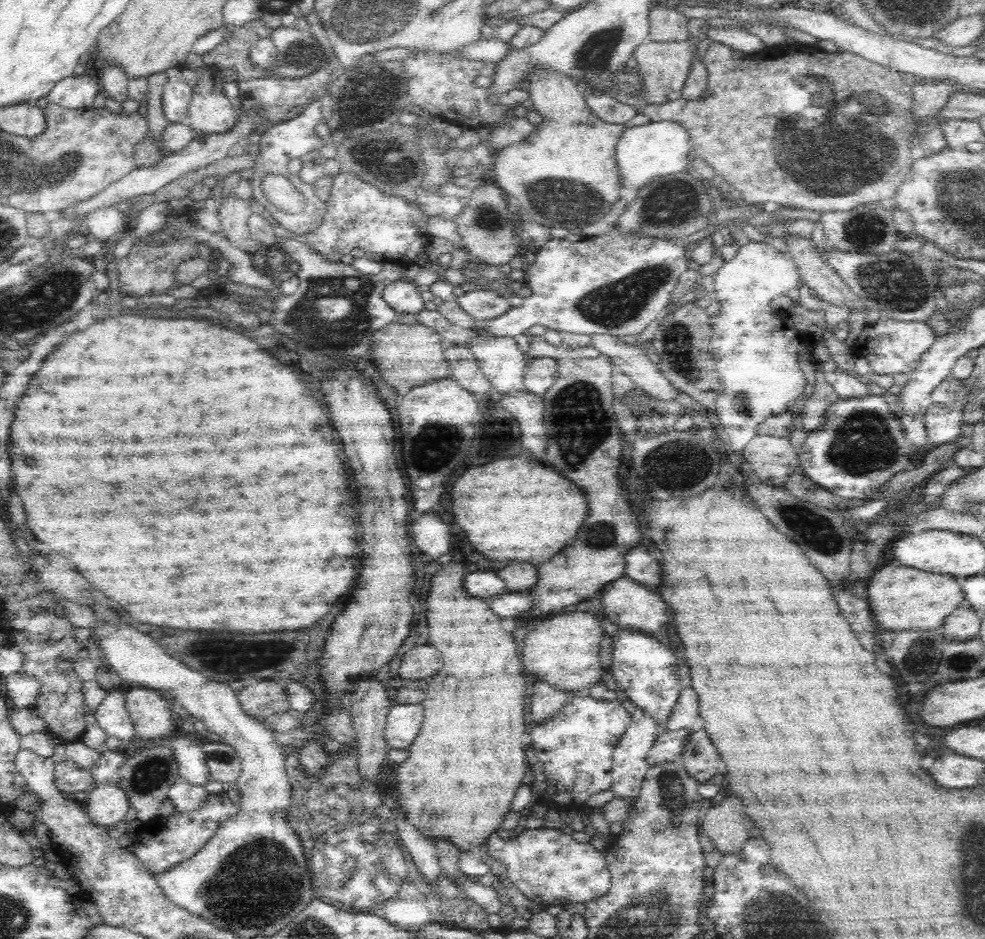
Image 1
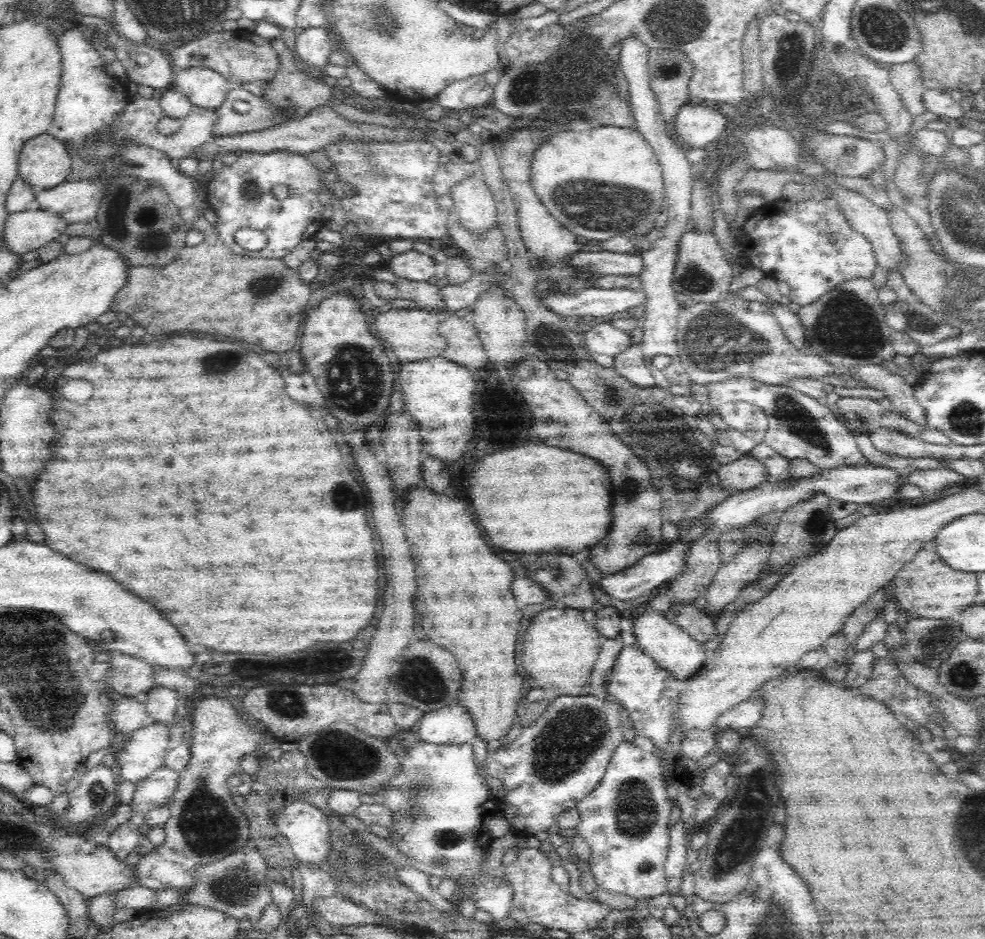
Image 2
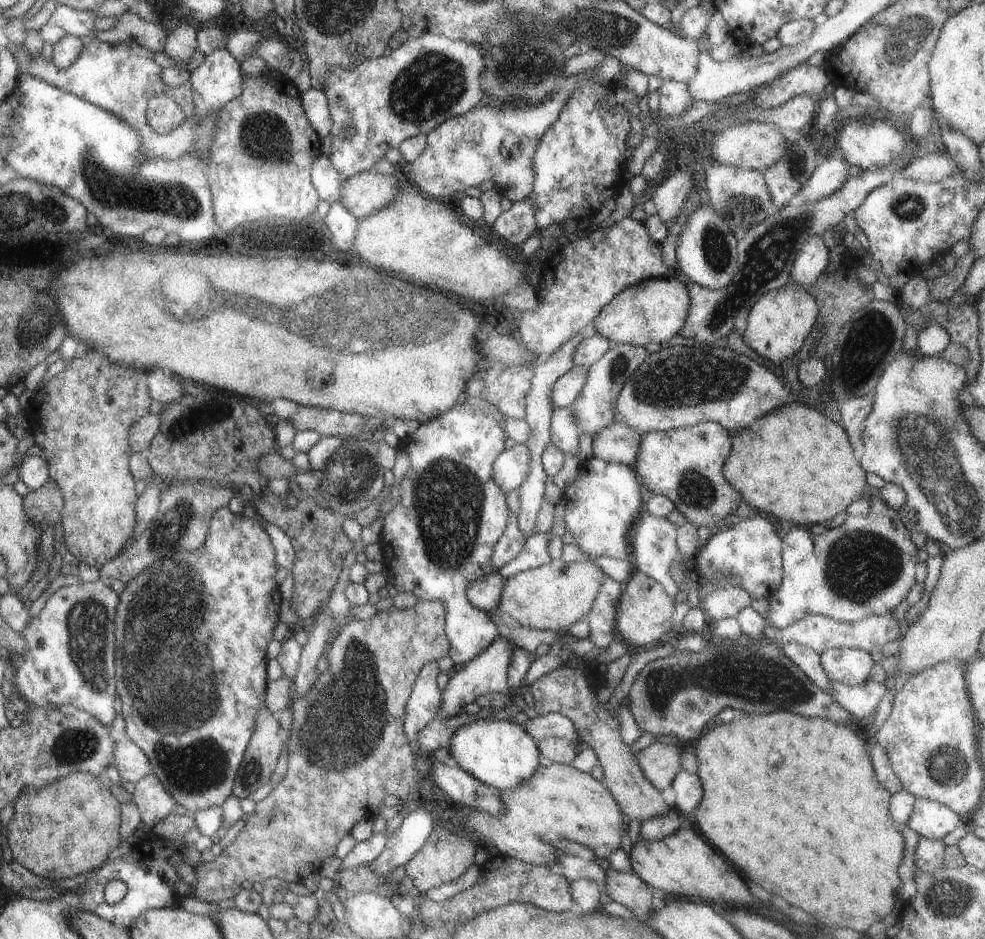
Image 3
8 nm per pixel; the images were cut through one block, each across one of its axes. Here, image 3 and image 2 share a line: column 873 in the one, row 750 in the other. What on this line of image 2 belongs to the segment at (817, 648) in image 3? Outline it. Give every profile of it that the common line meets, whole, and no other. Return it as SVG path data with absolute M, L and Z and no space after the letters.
M622 742L614 752L605 777L598 786L575 806L580 816L578 826L572 832L582 838L588 848L590 872L594 878L594 889L602 894L624 895L640 902L668 894L666 860L670 850L670 816L673 802L663 784L662 757L645 752L636 744Z

